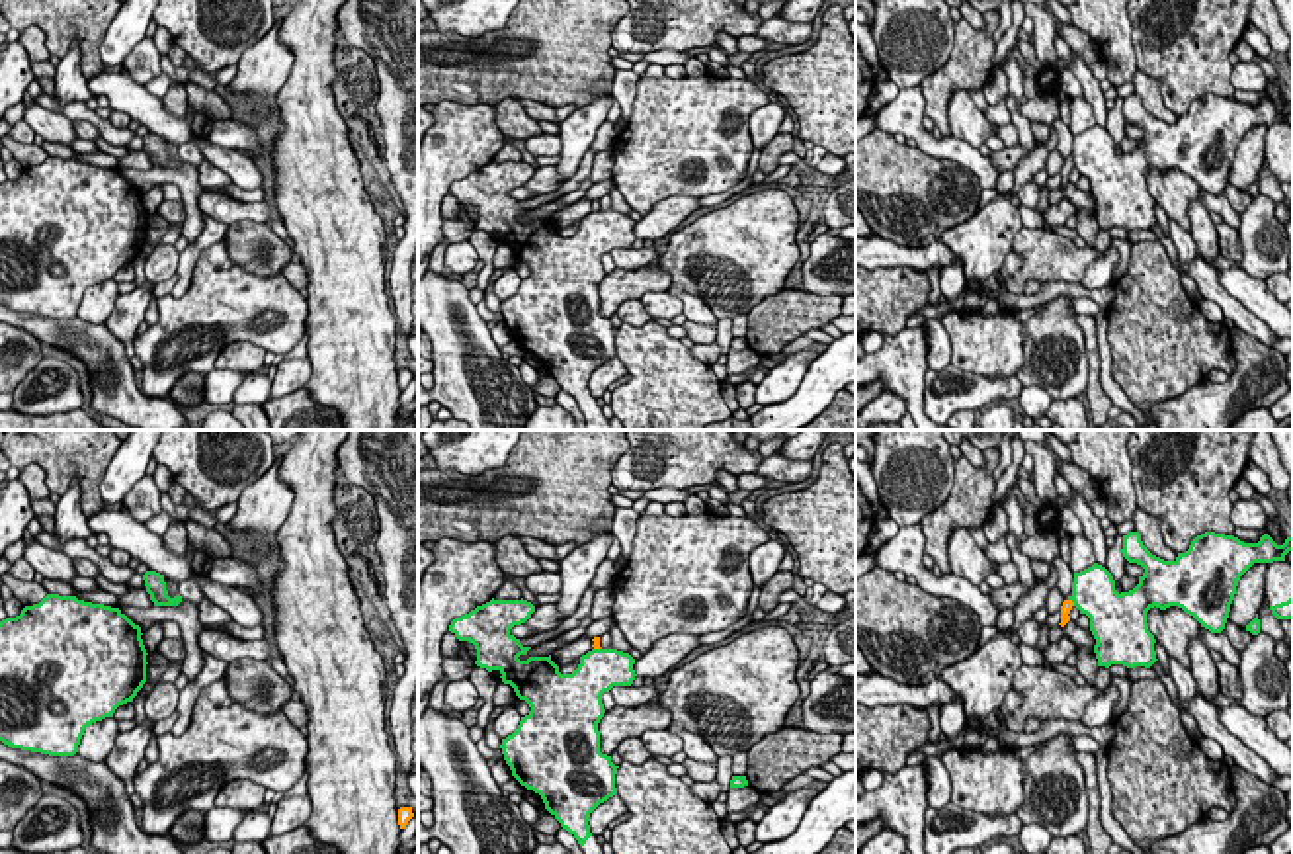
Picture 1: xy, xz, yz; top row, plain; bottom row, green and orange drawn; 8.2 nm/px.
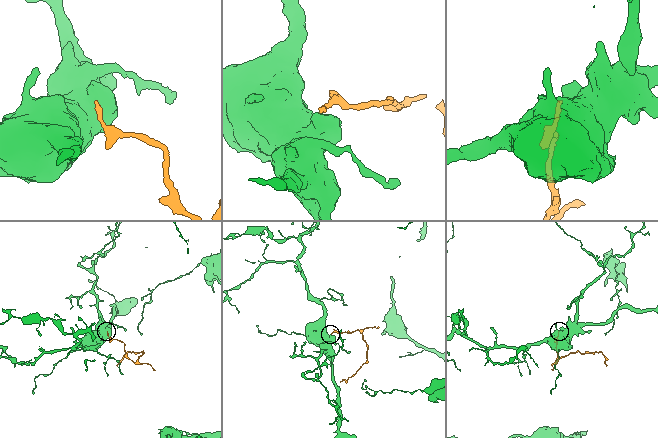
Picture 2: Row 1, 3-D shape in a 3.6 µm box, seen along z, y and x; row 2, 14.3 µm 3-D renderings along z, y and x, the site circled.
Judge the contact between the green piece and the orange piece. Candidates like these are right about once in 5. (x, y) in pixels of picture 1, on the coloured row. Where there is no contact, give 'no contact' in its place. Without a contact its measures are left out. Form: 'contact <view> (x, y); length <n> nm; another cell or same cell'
contact yz (1073, 600); length 70 nm; another cell

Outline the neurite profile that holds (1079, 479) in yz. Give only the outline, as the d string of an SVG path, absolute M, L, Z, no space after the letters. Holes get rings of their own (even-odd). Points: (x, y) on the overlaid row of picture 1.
M1059 459L1057 473L1070 483L1072 489L1080 491L1086 502L1098 500L1098 485L1092 475L1074 463Z

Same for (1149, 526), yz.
M1137 508L1133 514L1135 532L1141 534L1143 545L1156 557L1164 561L1176 561L1178 553L1174 553L1162 537L1160 520Z

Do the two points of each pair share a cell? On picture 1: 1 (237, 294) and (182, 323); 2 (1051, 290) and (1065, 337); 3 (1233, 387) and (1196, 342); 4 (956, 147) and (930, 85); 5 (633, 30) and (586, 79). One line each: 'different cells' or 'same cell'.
1: same cell
2: different cells
3: different cells
4: different cells
5: different cells

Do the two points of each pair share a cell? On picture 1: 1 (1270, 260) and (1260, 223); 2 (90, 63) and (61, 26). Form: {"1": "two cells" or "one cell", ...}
{"1": "one cell", "2": "one cell"}

